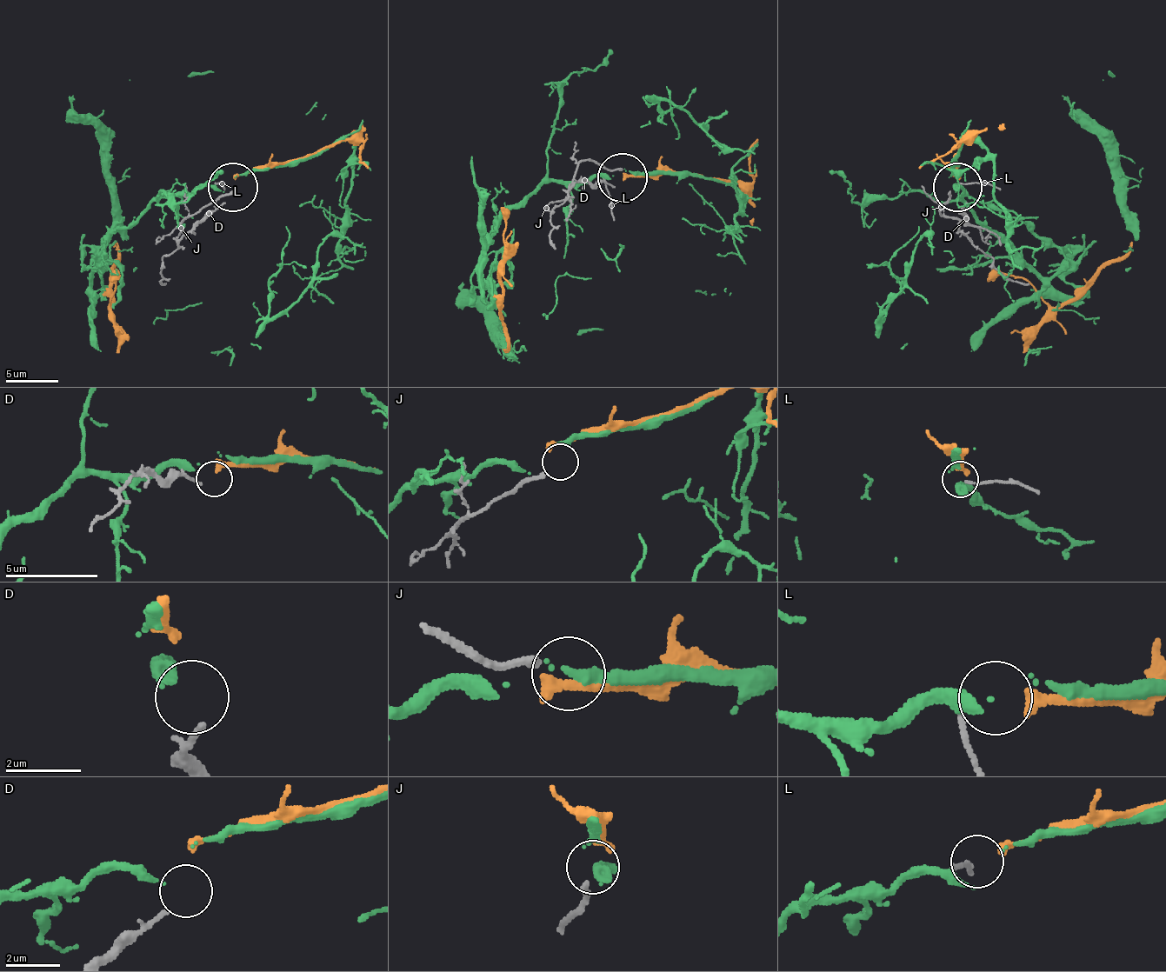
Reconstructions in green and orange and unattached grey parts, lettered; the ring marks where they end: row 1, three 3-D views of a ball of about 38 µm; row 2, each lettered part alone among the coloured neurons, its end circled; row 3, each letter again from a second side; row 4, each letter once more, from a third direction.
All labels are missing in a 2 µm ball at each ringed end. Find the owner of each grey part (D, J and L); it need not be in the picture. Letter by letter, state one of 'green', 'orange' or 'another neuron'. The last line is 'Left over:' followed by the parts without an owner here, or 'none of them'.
D: another neuron
J: another neuron
L: orange
Left over: D, J

